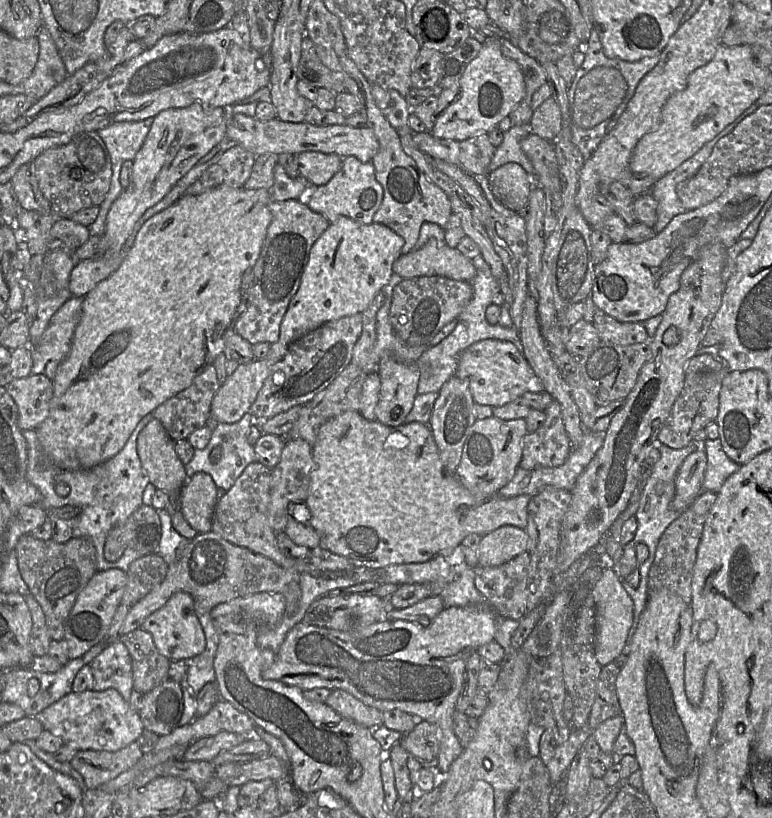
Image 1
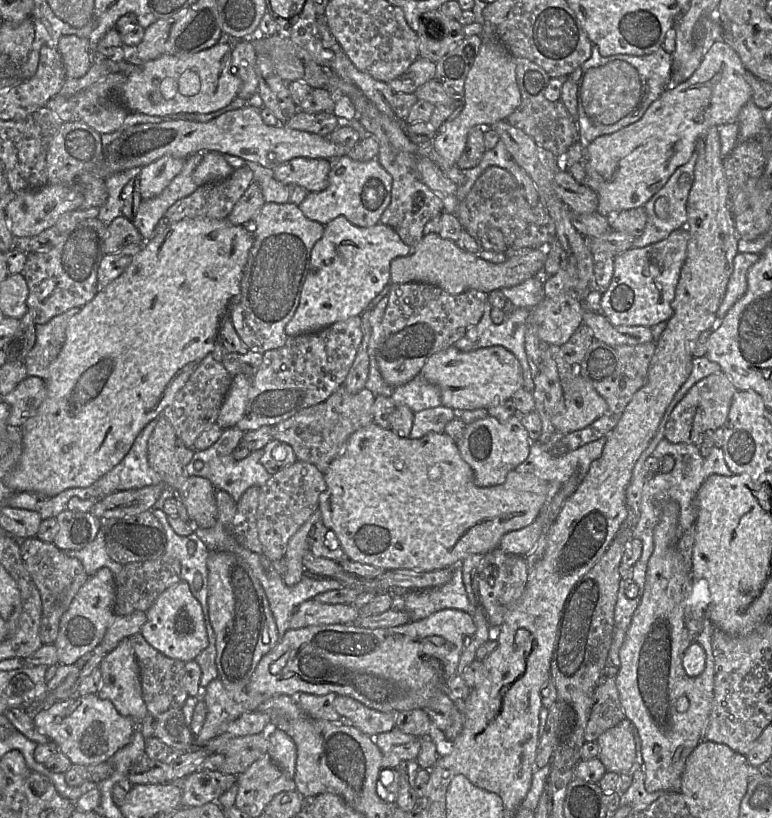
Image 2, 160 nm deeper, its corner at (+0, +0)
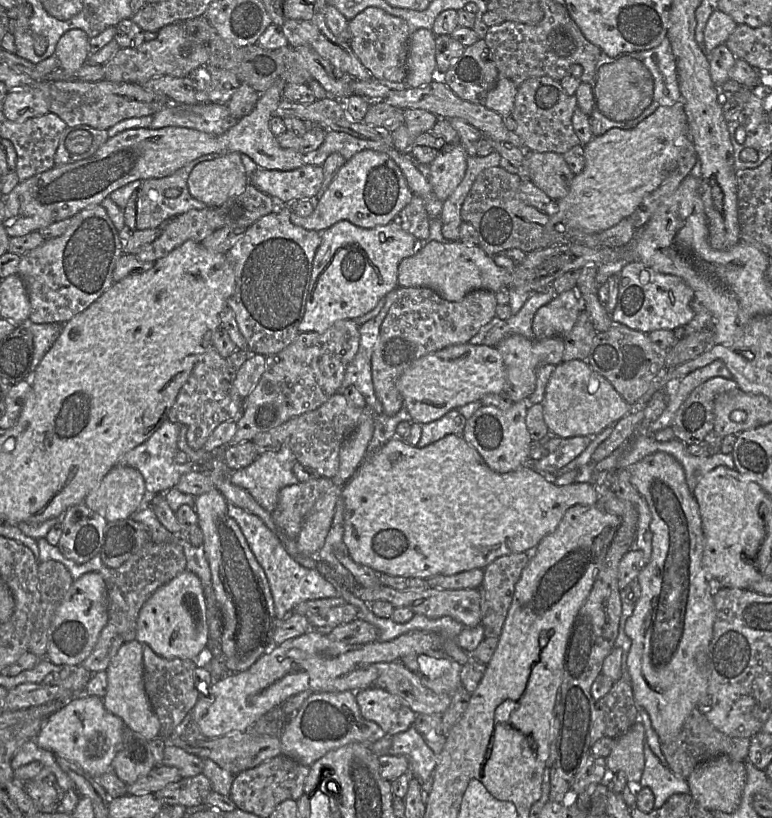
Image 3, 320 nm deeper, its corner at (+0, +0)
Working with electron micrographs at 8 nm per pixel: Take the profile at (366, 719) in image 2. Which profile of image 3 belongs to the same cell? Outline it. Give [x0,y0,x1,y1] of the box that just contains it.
[356,686,417,735]

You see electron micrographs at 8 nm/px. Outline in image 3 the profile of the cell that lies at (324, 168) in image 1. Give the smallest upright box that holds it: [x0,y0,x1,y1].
[249,164,324,206]

